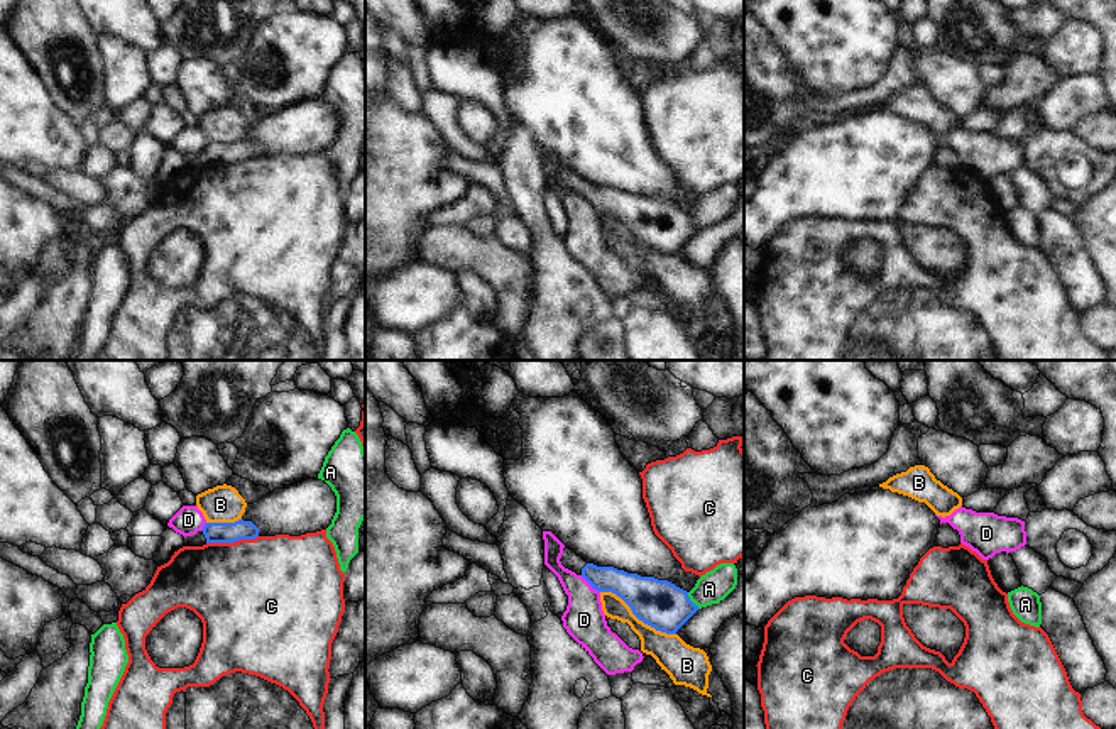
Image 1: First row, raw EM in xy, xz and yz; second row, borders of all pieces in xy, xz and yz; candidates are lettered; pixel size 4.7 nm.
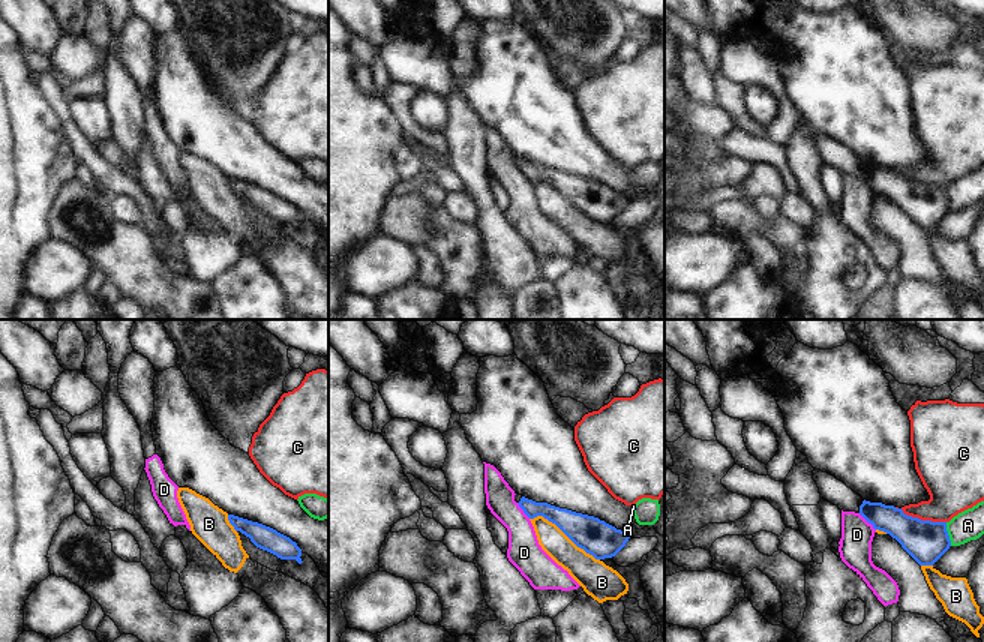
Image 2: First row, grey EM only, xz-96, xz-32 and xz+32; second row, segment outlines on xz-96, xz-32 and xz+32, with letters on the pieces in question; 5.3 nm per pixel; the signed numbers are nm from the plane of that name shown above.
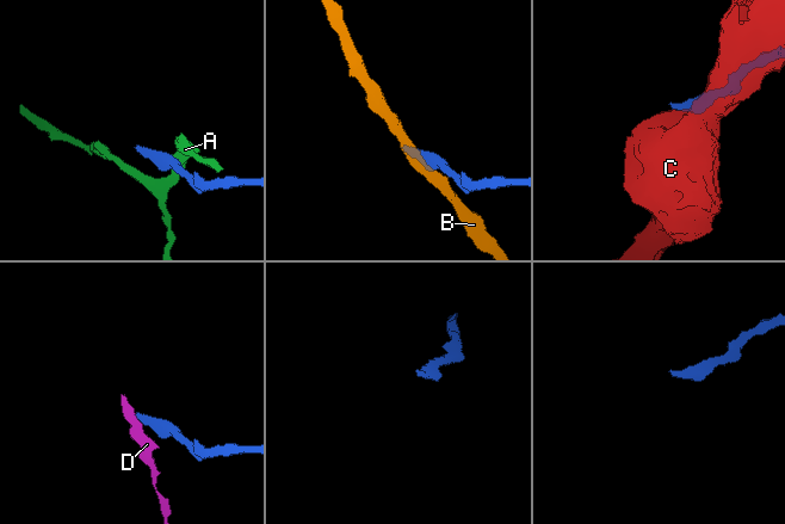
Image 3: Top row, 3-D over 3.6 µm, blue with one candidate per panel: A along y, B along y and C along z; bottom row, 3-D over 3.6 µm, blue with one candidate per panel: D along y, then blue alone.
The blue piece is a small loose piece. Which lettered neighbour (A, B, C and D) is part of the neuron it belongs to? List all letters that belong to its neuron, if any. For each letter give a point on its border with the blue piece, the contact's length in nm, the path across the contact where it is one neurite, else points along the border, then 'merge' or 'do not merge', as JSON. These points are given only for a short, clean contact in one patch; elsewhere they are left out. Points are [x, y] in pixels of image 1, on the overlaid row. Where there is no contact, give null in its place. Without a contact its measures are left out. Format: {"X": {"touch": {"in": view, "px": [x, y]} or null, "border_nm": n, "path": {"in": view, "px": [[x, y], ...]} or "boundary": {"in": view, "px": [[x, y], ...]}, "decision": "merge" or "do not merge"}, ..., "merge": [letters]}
{"A": {"touch": {"in": "xz", "px": [690, 601]}, "border_nm": 100, "boundary": {"in": "xz", "px": [[687, 592], [699, 608]]}, "decision": "do not merge"}, "B": {"touch": {"in": "xz", "px": [638, 618]}, "border_nm": 420, "decision": "do not merge"}, "C": {"touch": {"in": "xy", "px": [232, 542]}, "border_nm": 260, "decision": "do not merge"}, "D": {"touch": {"in": "xz", "px": [590, 584]}, "border_nm": 130, "boundary": {"in": "xz", "px": [[580, 575], [599, 592]]}, "decision": "do not merge"}, "merge": []}

